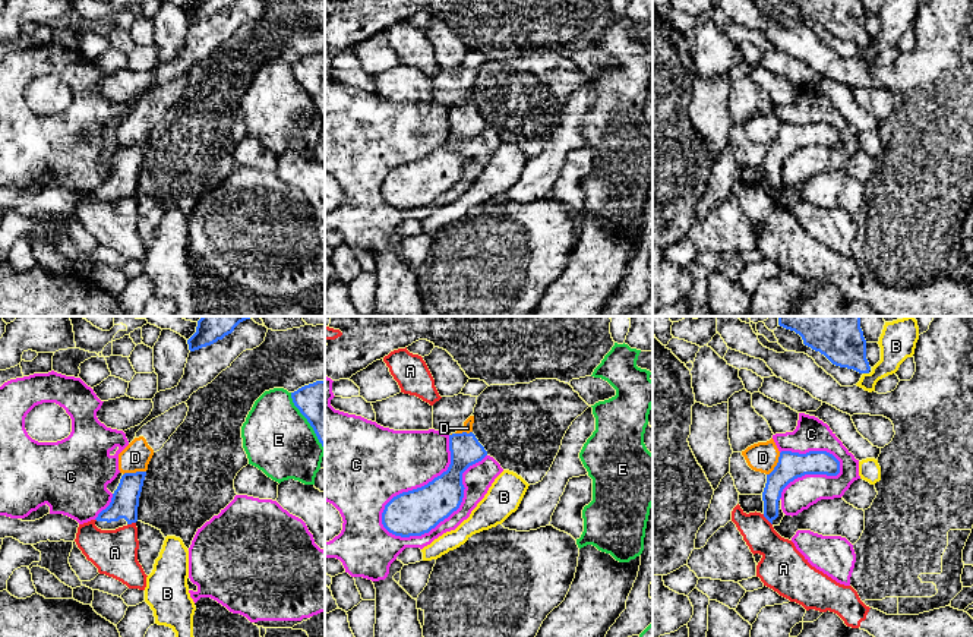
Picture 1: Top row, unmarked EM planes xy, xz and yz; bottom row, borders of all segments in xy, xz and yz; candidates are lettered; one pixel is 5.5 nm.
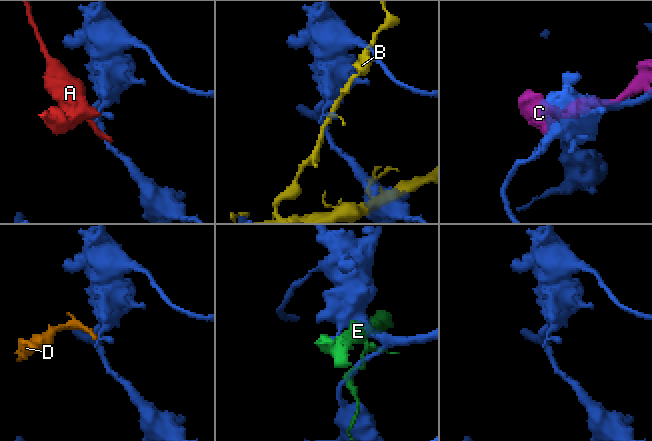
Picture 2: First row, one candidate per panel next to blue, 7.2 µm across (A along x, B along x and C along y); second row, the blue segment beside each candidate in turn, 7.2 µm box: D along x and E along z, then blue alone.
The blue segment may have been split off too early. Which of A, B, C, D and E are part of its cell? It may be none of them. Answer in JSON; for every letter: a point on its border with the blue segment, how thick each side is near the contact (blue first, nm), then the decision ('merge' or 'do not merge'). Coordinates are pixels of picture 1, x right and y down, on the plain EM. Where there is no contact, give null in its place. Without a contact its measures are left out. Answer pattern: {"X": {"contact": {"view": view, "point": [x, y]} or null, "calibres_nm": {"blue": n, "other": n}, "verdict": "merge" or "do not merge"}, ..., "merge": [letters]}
{"A": {"contact": {"view": "yz", "point": [767, 191]}, "calibres_nm": {"blue": 110, "other": 220}, "verdict": "do not merge"}, "B": {"contact": {"view": "yz", "point": [866, 44]}, "calibres_nm": {"blue": 220, "other": 180}, "verdict": "do not merge"}, "C": {"contact": {"view": "xz", "point": [448, 188]}, "calibres_nm": {"blue": 260, "other": 150}, "verdict": "do not merge"}, "D": {"contact": {"view": "yz", "point": [777, 136]}, "calibres_nm": {"blue": 150, "other": 160}, "verdict": "do not merge"}, "E": {"contact": {"view": "xy", "point": [307, 92]}, "calibres_nm": {"blue": 260, "other": 380}, "verdict": "do not merge"}, "merge": []}

